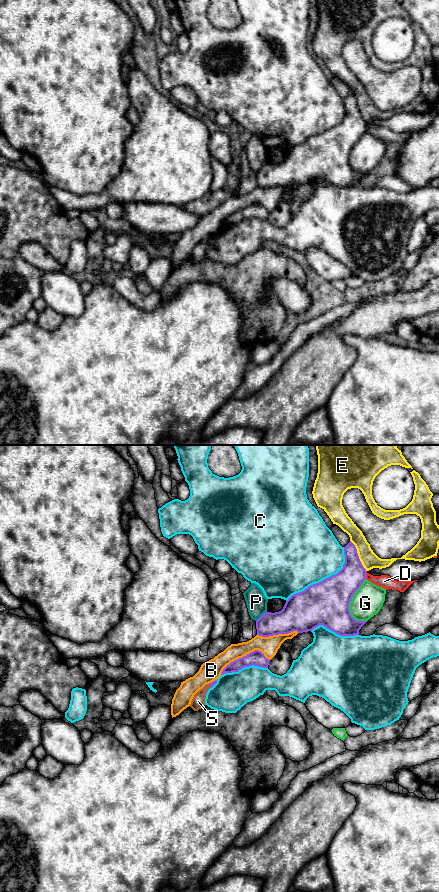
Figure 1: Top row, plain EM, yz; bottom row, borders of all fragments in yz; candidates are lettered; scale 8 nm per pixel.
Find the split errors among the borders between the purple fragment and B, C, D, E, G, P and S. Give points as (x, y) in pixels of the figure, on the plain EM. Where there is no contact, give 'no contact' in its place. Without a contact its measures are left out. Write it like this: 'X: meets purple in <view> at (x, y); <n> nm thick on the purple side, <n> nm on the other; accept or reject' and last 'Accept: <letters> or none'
B: meets purple in yz at (244, 208); 120 nm thick on the purple side, 150 nm on the other; reject
C: meets purple in yz at (324, 131); 360 nm thick on the purple side, 500 nm on the other; reject
D: meets purple in yz at (365, 128); 260 nm thick on the purple side, 110 nm on the other; reject
E: meets purple in yz at (358, 108); 220 nm thick on the purple side, 140 nm on the other; reject
G: meets purple in yz at (350, 152); 360 nm thick on the purple side, 240 nm on the other; reject
P: meets purple in yz at (261, 168); 220 nm thick on the purple side, 170 nm on the other; reject
S: meets purple in yz at (208, 241); 40 nm thick on the purple side, 110 nm on the other; accept
Accept: S

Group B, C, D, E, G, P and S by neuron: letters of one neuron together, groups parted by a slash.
B / C / D / E / G / P / S

